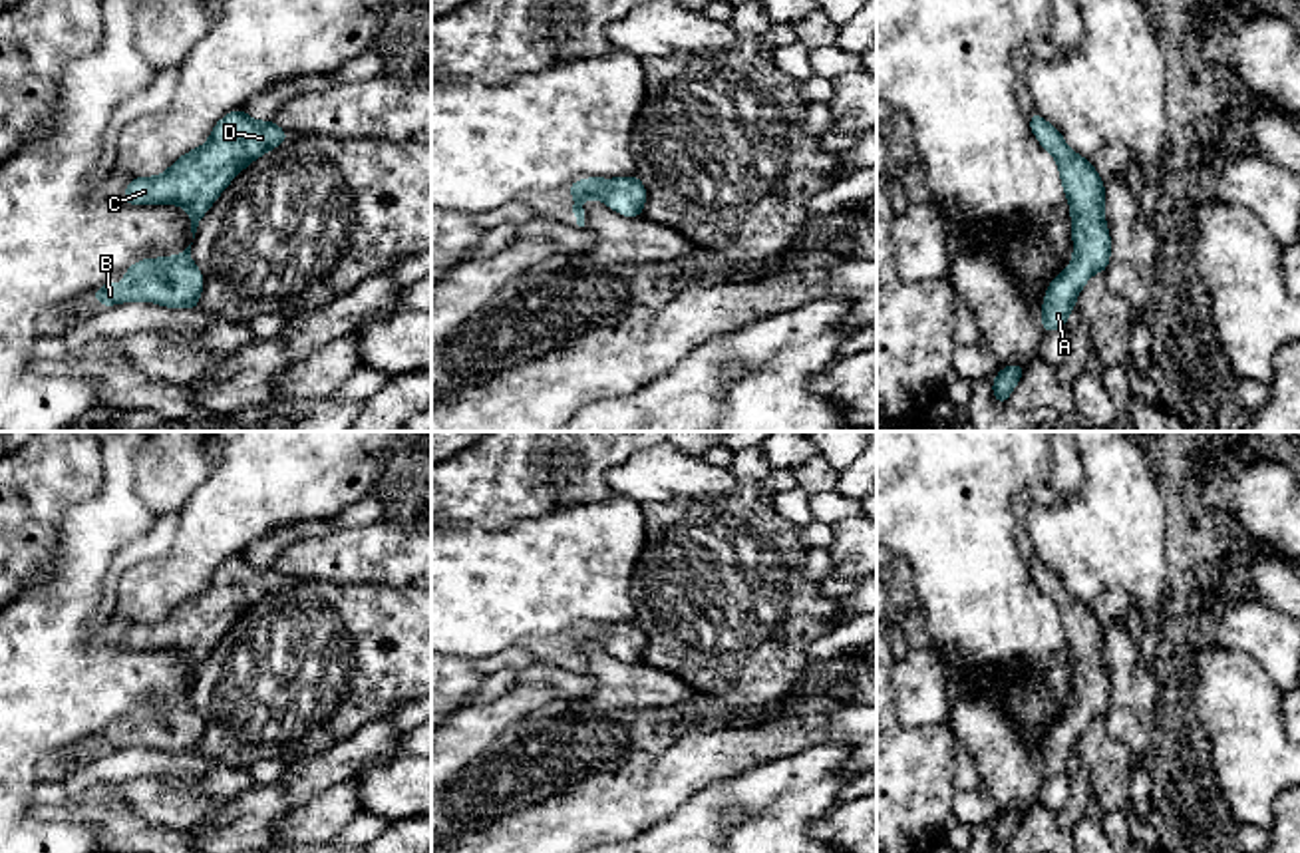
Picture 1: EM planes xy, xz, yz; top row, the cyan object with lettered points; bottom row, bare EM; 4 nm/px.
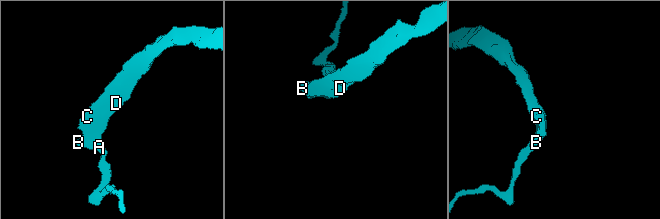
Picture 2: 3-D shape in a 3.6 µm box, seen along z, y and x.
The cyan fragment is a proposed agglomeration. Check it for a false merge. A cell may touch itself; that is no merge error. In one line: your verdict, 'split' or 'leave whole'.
leave whole

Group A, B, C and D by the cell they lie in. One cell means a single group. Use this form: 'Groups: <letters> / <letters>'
Groups: A B C D

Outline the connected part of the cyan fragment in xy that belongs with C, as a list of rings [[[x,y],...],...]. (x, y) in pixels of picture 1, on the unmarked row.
[[[244,555],[229,557],[215,569],[203,593],[181,600],[159,622],[133,622],[121,642],[127,650],[175,648],[191,660],[195,684],[199,666],[225,632],[262,598],[290,583],[272,565],[254,567]]]

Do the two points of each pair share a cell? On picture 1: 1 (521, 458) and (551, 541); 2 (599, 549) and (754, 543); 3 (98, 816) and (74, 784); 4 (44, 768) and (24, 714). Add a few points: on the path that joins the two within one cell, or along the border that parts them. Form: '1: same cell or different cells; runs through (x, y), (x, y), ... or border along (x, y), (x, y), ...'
1: different cells; border along (587, 504), (521, 517), (497, 529)
2: different cells; border along (641, 504), (645, 547), (635, 567), (631, 593)
3: different cells; border along (116, 782), (94, 782), (70, 800)
4: different cells; border along (80, 744), (46, 752), (36, 766), (36, 776)

